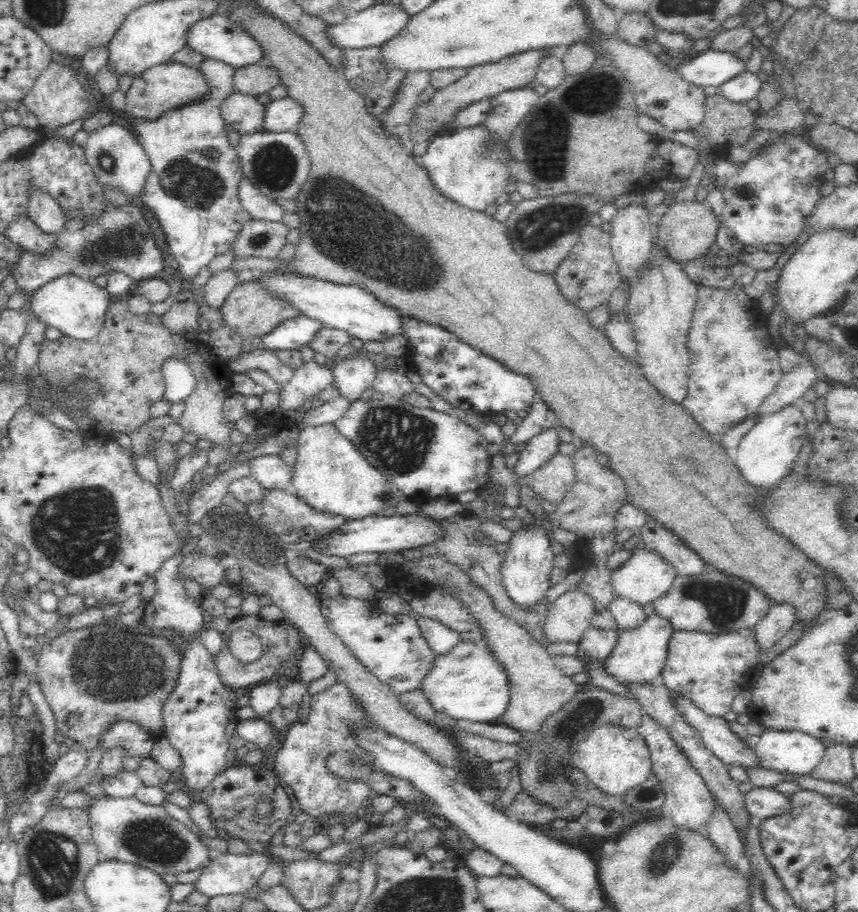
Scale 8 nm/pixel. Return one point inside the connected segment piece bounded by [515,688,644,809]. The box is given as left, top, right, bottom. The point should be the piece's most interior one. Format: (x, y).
(546, 760)

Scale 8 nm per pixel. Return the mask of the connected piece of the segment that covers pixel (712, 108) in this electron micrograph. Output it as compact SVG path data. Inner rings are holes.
M716 93L714 96L709 96L705 102L706 112L702 122L692 128L692 133L696 138L706 138L709 142L709 147L707 147L707 152L712 152L714 154L728 155L734 147L741 147L741 145L746 144L749 137L759 130L760 128L755 128L755 120L758 114L752 111L745 102L730 102L720 93Z

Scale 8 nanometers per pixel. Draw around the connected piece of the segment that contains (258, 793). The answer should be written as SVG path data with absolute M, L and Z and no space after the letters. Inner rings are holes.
M259 765L230 766L223 770L200 793L200 803L204 803L210 809L210 821L216 828L219 836L245 840L261 841L263 844L276 834L280 828L292 819L292 806L287 791L278 782L278 774L275 771ZM260 799L270 799L272 810L268 816L260 816L257 813L257 802Z

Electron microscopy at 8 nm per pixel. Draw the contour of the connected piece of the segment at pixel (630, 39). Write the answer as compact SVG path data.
M626 13L617 24L617 36L627 44L648 50L651 43L656 42L657 26L644 13Z

